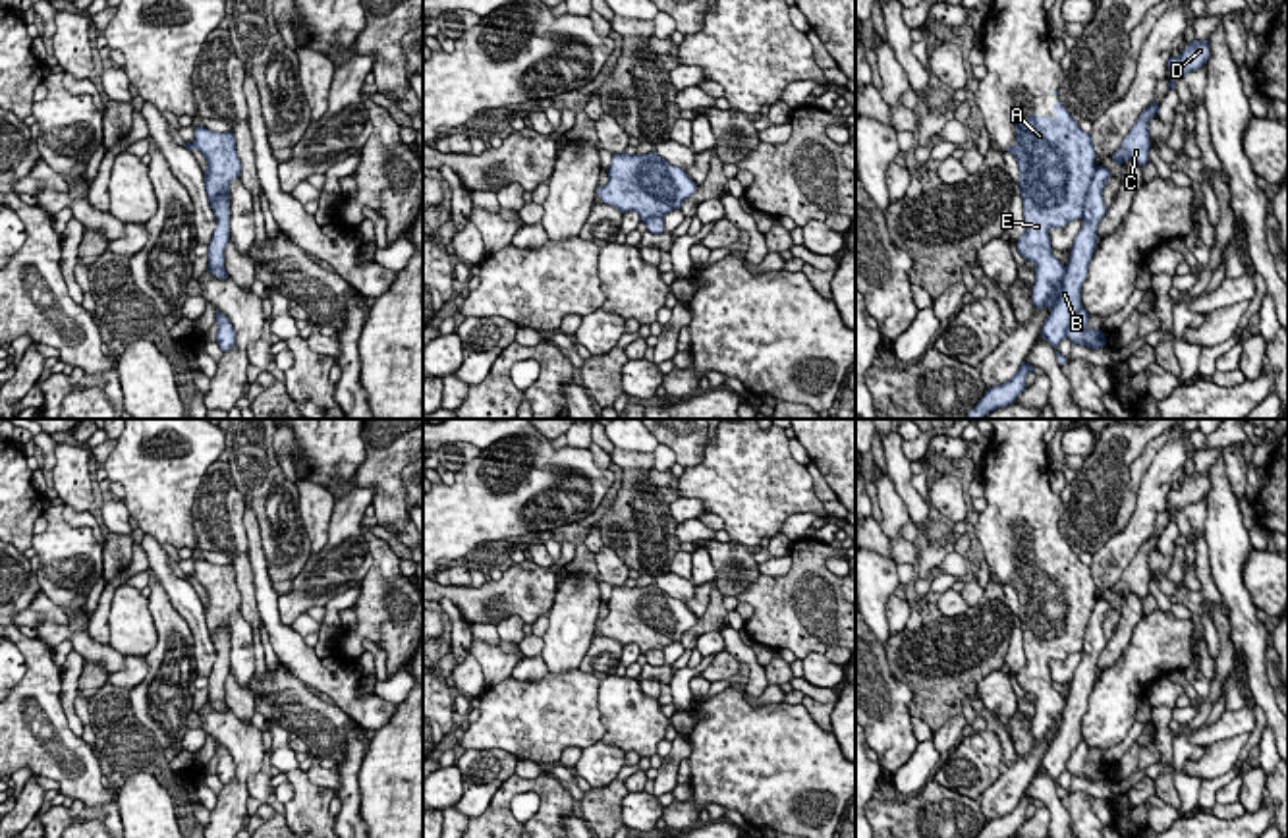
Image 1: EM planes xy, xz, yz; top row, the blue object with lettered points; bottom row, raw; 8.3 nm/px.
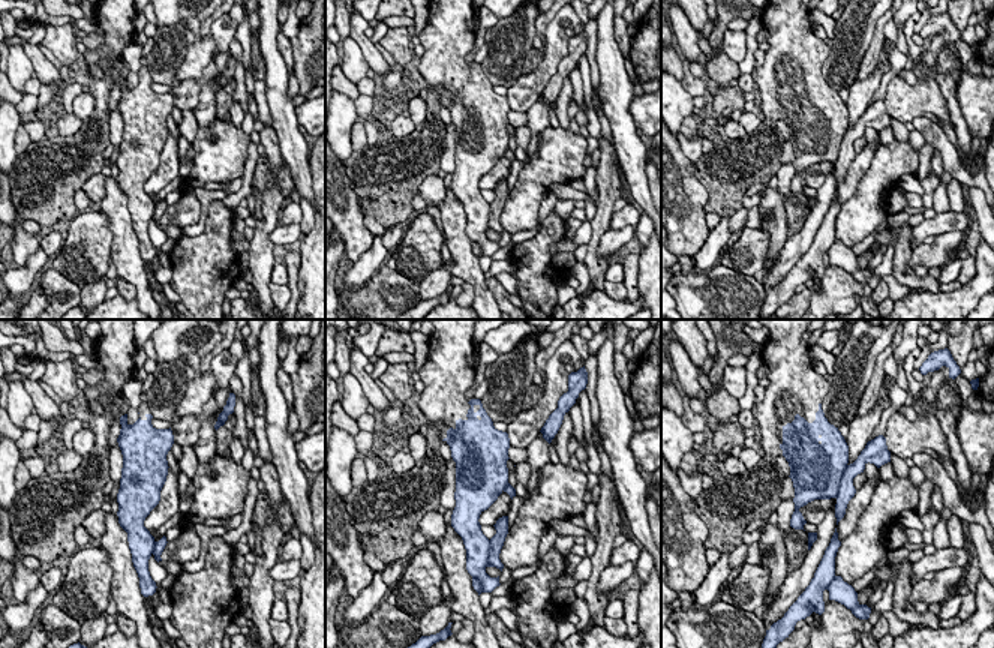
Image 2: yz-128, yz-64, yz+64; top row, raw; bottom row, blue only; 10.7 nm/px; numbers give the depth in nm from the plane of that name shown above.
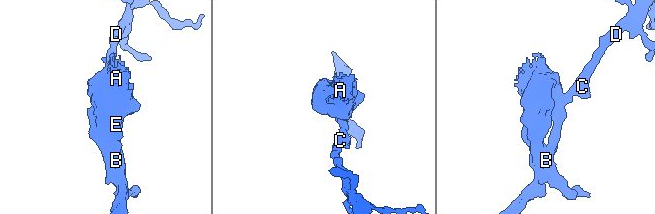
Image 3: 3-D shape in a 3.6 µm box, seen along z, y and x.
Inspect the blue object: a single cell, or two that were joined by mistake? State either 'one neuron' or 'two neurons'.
two neurons

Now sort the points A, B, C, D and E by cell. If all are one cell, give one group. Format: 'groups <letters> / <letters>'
groups A E / B C D

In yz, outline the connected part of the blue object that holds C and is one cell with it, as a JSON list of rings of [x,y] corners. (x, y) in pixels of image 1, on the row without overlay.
[[[1149,537],[1141,548],[1137,550],[1135,558],[1124,570],[1120,581],[1112,587],[1112,593],[1122,599],[1126,593],[1134,593],[1139,599],[1145,599],[1149,593],[1149,552],[1159,546],[1159,537]]]

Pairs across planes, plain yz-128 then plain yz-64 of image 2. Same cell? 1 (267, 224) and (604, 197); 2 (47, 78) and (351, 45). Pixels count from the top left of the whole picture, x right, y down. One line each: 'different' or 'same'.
1: same
2: different

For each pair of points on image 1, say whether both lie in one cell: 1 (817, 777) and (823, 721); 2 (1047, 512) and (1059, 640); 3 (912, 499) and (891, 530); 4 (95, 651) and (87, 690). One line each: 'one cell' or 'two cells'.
1: two cells
2: one cell
3: two cells
4: two cells

